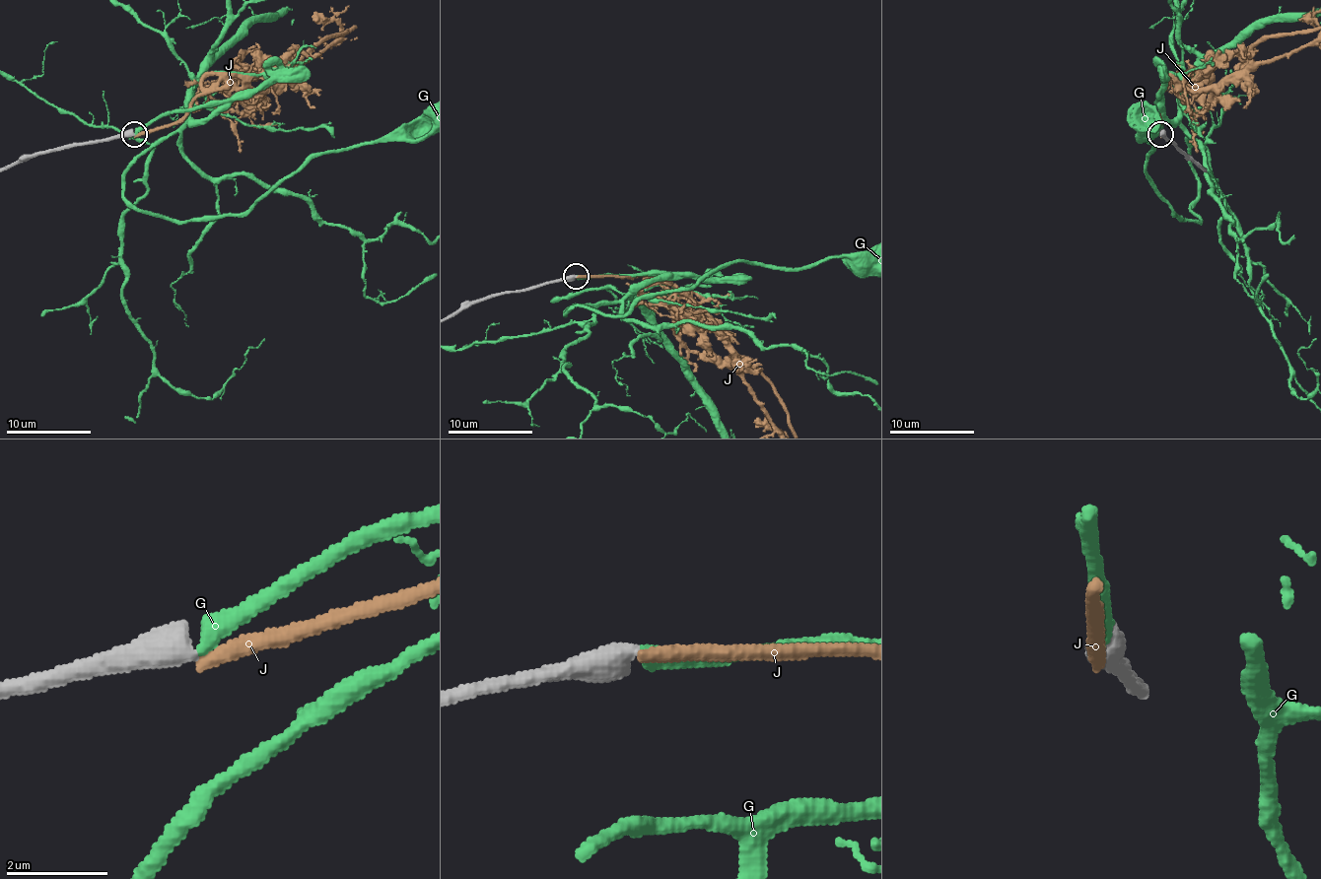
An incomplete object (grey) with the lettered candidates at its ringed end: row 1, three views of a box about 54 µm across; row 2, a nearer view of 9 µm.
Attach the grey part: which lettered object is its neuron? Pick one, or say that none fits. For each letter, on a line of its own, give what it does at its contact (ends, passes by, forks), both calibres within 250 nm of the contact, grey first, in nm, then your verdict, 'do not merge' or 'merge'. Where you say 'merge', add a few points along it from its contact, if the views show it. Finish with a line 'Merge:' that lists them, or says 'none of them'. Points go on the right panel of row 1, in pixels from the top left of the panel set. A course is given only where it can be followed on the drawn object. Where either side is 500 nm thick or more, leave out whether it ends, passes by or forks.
G: 550/380 nm | merge | via (1160, 134), (1158, 106), (1185, 132), (1198, 195), (1190, 206), (1200, 221), (1175, 214), (1146, 173), (1149, 114)
J: 550/320 nm | do not merge
Merge: G

